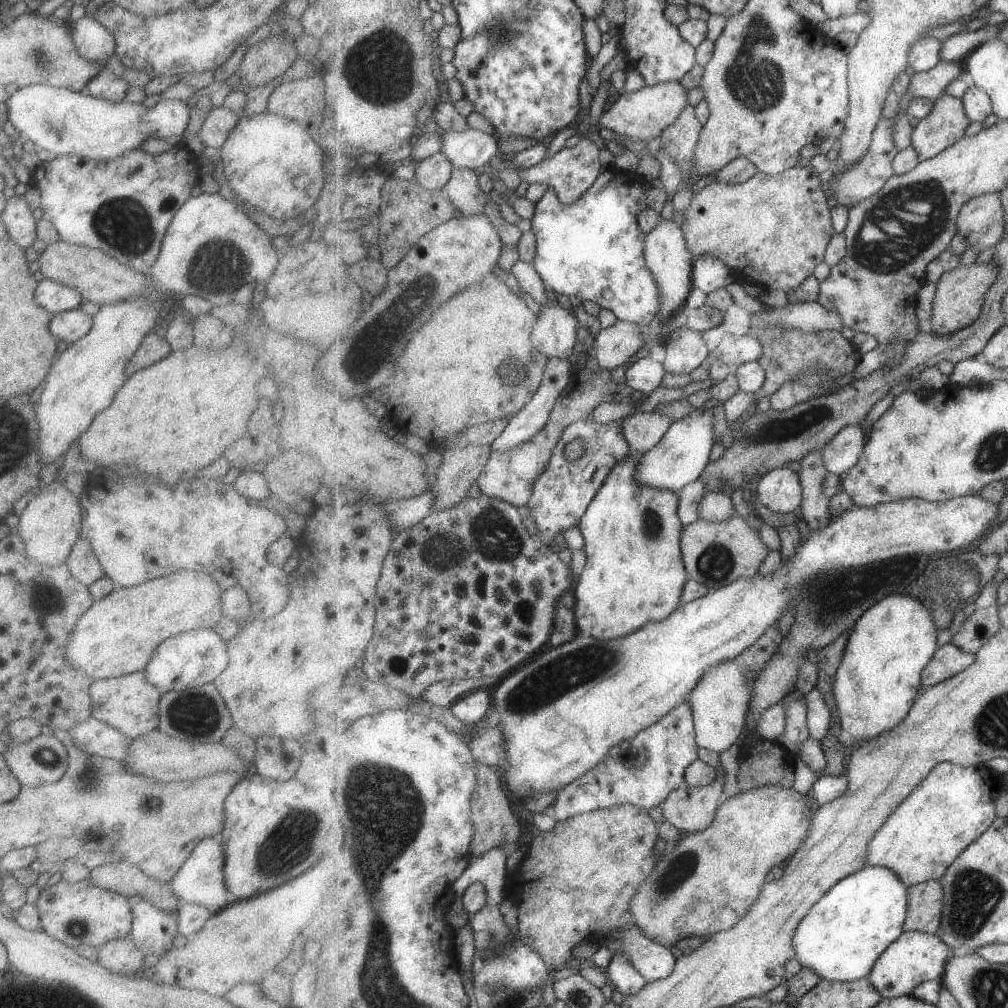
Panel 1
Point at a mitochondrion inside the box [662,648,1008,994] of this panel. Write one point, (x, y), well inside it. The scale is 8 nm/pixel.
(974, 895)

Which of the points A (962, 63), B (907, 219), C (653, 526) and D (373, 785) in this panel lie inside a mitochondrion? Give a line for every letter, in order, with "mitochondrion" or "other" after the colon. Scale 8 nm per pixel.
A: other
B: mitochondrion
C: mitochondrion
D: mitochondrion

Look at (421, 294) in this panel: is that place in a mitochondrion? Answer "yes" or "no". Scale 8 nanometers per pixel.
yes

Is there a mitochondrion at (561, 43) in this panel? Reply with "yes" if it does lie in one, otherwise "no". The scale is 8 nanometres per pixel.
no

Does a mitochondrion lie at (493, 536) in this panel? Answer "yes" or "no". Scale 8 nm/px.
yes

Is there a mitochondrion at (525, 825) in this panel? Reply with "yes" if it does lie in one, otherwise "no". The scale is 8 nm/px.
no

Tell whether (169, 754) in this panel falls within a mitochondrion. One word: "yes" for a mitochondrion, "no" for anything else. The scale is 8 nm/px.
no

